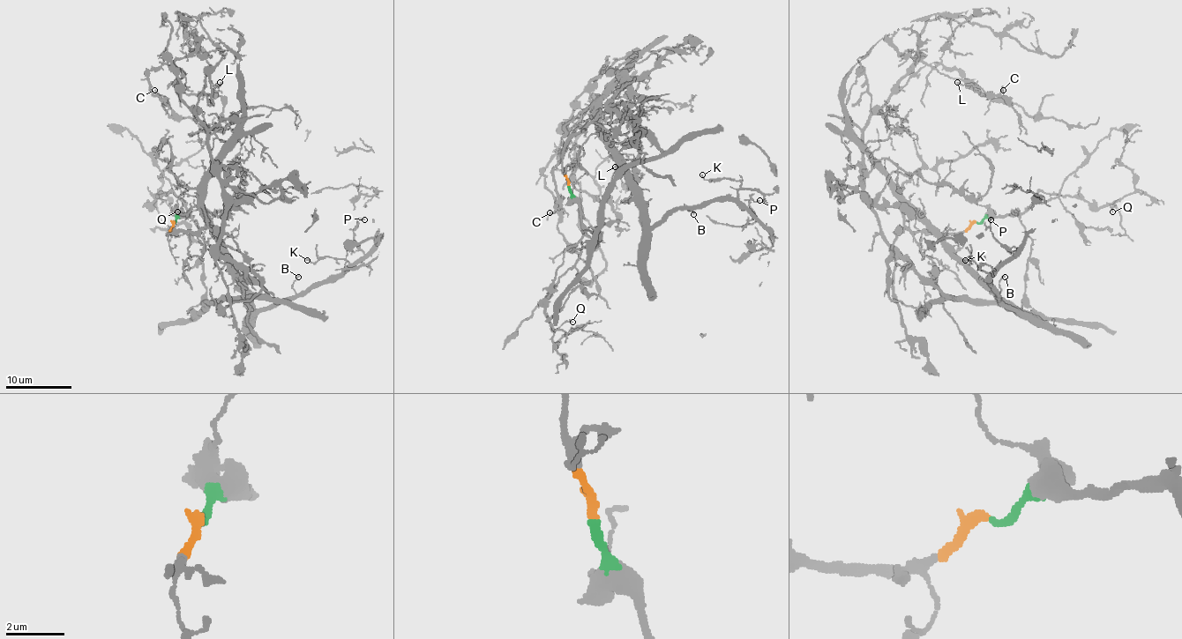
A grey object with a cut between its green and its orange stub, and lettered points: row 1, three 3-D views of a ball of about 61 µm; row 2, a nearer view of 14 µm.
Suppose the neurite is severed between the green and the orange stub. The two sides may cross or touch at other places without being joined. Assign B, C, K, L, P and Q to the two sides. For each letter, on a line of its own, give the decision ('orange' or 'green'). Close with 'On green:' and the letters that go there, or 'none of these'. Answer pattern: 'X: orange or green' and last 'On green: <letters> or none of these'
B: orange
C: orange
K: orange
L: orange
P: orange
Q: green
On green: Q

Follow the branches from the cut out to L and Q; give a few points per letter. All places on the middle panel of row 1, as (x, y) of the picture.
L: (568, 185), (563, 147), (621, 79), (604, 70), (576, 99), (578, 189), (606, 200), (616, 167)
Q: (568, 187), (579, 208), (582, 236), (564, 251), (546, 300), (546, 317), (553, 330), (572, 322)

